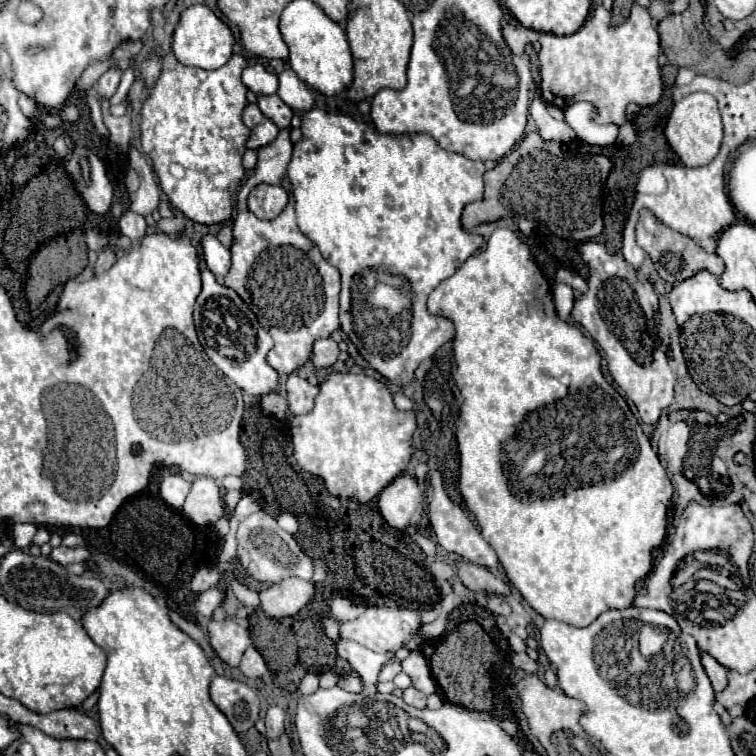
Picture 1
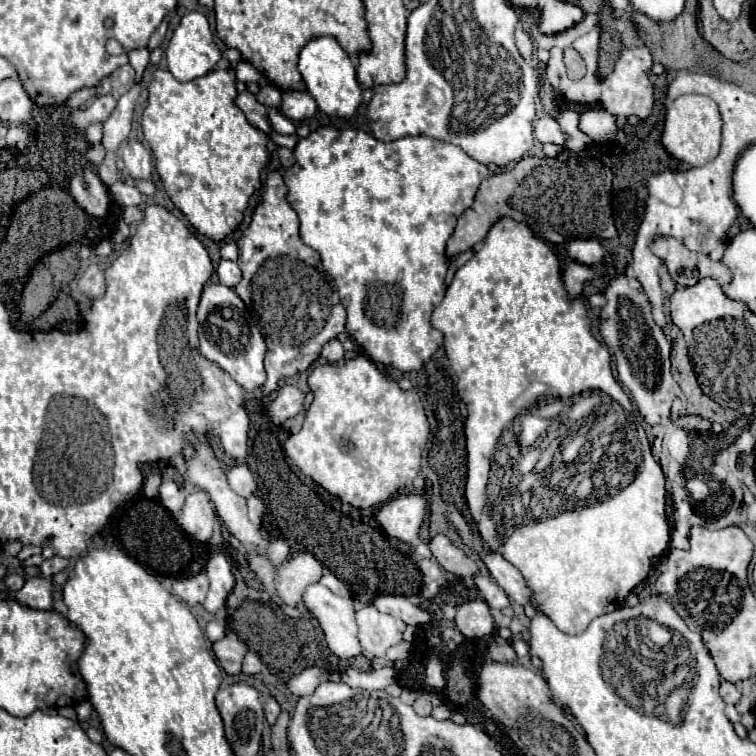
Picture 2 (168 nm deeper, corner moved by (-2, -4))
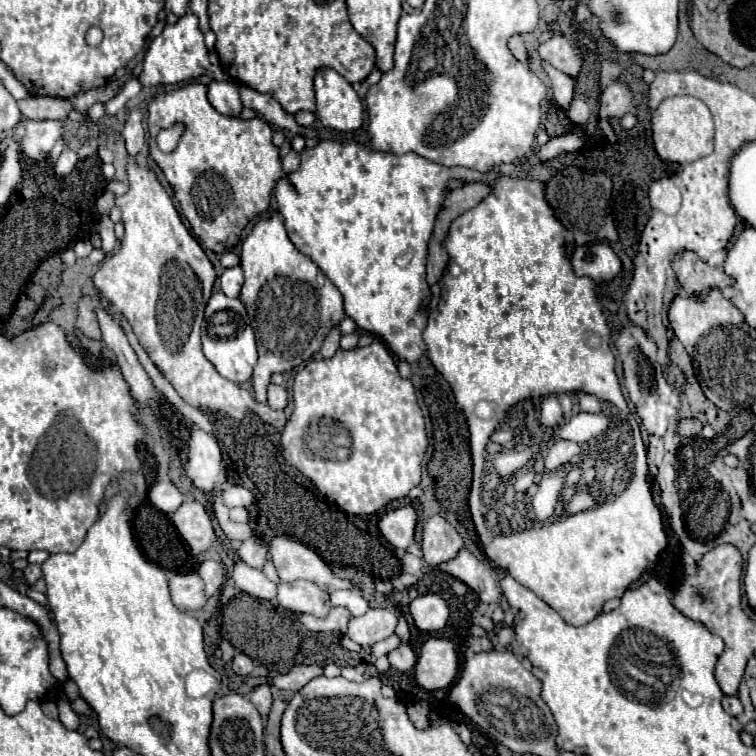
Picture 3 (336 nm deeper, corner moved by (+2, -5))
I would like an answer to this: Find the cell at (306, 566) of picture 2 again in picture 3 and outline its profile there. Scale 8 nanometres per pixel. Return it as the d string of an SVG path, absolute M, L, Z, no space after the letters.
M274 536L268 544L268 554L278 570L282 582L310 580L324 592L334 592L340 588L352 588L350 582L340 580L332 574L330 566L312 548L288 536Z

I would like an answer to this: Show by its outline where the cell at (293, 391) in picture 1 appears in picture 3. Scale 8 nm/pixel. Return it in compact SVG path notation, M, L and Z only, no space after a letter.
M268 384L268 406L274 410L284 410L286 404L288 404L288 394L286 394L284 386Z

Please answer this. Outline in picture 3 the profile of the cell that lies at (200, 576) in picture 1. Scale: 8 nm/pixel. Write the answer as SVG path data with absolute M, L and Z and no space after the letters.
M196 572L192 574L172 574L170 576L172 602L182 612L196 612L206 604L204 582Z

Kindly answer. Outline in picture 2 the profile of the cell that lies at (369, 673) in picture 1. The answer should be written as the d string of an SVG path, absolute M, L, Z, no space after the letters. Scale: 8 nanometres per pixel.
M312 583L304 593L304 605L322 625L326 643L336 657L350 659L362 655L352 599L338 597L328 587Z

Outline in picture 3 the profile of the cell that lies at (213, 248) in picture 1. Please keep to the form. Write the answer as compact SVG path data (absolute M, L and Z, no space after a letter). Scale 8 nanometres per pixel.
M234 266L234 268L224 270L224 274L220 276L222 292L226 296L230 296L230 298L238 298L240 288L242 288L242 282L244 282L244 274L242 274L242 268L240 266Z

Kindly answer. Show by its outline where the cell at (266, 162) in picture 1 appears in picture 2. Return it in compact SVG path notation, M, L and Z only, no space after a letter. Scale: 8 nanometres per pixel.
M278 171L268 173L260 205L256 205L250 225L244 229L240 241L238 241L238 265L242 269L242 279L234 287L234 291L240 295L240 299L246 303L248 309L252 309L258 315L258 327L262 331L262 337L266 339L268 353L266 353L266 383L262 387L264 393L270 393L276 389L280 379L292 377L296 373L306 371L322 351L322 345L336 339L346 325L346 309L342 307L336 291L334 279L324 271L320 263L320 255L304 245L298 235L298 217L296 211L286 201L288 187L284 185L284 179Z

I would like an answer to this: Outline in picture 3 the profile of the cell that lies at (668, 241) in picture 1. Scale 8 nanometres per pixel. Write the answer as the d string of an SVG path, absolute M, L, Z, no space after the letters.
M680 252L672 260L672 268L674 268L676 276L678 276L678 282L680 282L682 290L688 296L702 298L712 288L724 290L726 286L734 284L734 280L724 270L708 266L694 252Z

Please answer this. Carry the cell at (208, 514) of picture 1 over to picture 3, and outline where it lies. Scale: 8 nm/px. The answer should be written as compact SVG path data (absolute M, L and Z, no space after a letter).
M186 500L174 514L174 526L178 528L180 536L186 540L186 544L190 546L190 552L194 556L206 552L214 542L216 542L216 534L212 528L212 520L206 514L204 506L194 502L194 500Z

